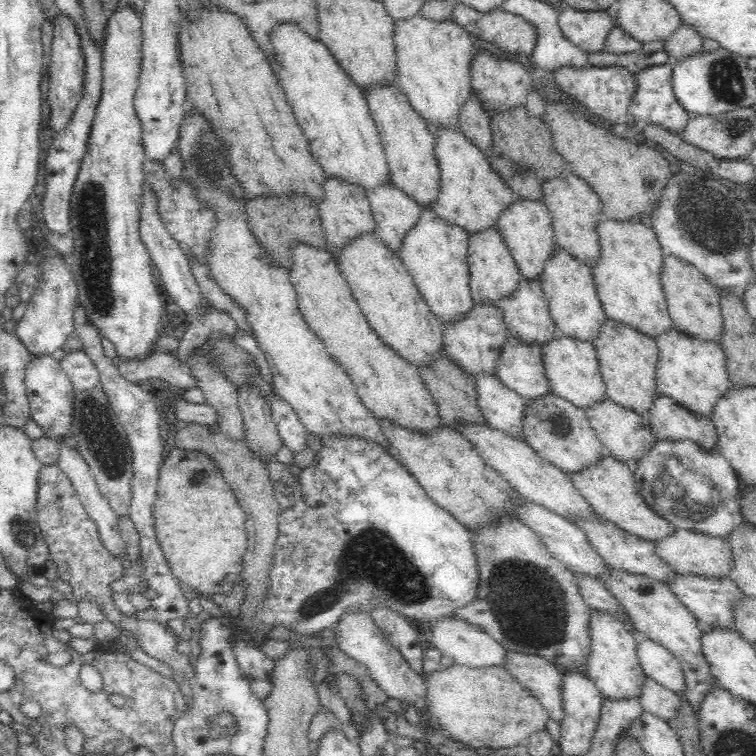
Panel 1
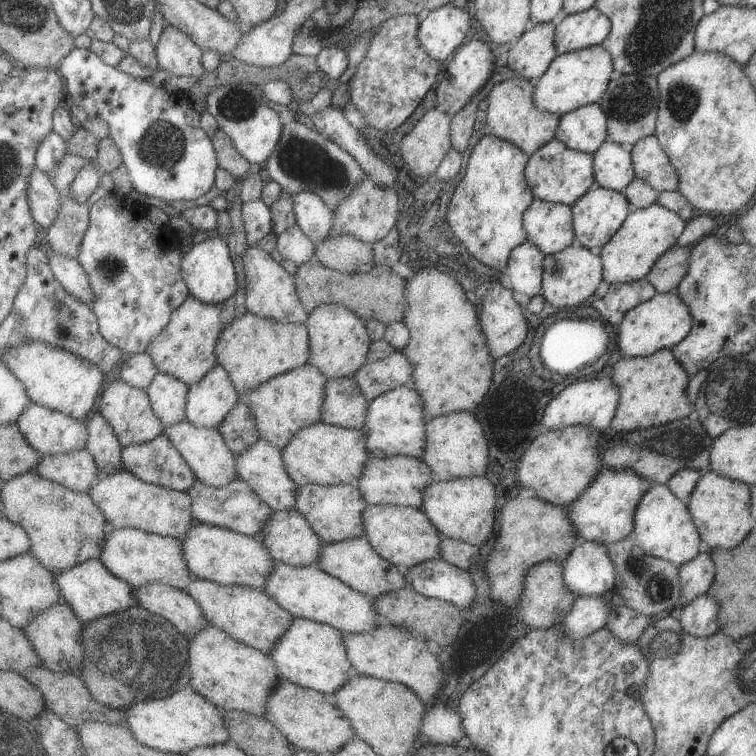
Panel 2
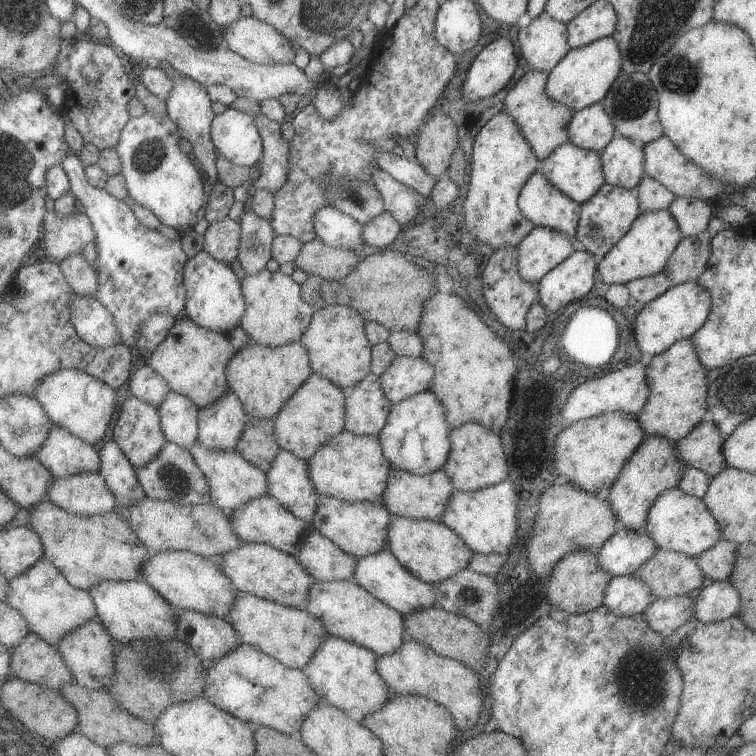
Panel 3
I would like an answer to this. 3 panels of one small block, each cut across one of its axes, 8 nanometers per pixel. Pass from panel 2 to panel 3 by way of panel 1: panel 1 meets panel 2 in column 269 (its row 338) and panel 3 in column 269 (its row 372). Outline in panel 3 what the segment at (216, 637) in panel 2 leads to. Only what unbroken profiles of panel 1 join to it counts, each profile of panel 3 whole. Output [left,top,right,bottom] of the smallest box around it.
[205,643,321,736]

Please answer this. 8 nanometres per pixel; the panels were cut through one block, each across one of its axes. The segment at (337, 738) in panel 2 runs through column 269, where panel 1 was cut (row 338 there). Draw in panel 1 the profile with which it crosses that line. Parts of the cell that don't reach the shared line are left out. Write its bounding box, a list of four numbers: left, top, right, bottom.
[660,252,722,343]

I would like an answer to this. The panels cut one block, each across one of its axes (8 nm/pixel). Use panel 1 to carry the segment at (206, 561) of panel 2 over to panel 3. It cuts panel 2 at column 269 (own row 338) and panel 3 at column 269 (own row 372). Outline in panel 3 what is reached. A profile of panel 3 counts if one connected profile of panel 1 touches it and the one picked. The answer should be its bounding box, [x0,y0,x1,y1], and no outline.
[217,541,315,611]

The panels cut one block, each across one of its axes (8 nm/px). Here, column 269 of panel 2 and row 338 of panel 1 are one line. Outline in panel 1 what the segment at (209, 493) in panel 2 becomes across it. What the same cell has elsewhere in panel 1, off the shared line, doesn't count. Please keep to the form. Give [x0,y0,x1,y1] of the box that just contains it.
[494,332,549,400]

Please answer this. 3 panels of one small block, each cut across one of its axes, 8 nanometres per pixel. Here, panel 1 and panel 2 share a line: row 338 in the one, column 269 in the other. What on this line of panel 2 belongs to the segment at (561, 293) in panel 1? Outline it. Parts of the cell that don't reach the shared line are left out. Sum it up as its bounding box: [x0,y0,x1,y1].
[265,561,379,633]

